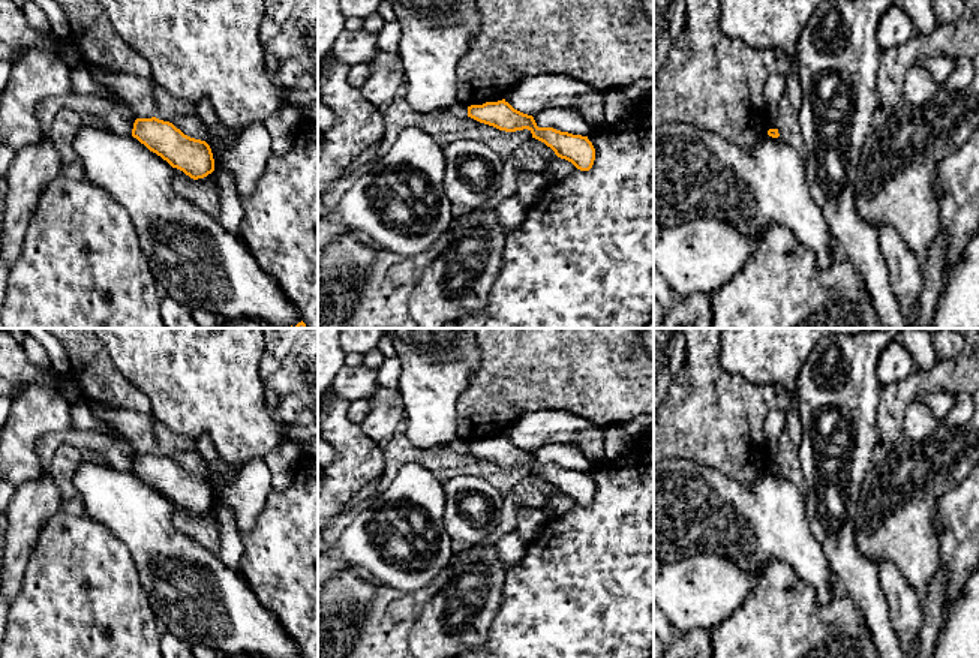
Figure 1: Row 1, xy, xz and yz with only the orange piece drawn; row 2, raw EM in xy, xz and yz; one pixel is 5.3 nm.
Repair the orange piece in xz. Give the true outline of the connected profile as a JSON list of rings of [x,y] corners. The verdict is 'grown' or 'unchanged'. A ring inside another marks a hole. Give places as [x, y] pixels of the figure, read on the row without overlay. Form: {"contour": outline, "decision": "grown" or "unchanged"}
{"contour": [[[505,435],[471,441],[468,453],[505,468],[528,465],[532,474],[544,478],[558,493],[571,498],[580,507],[589,507],[594,501],[595,484],[588,472],[538,463],[532,451],[514,445]]], "decision": "unchanged"}

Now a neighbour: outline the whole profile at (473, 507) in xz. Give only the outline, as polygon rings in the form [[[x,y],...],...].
[[[460,475],[442,484],[445,532],[453,544],[477,544],[501,522],[504,495],[480,477]]]

